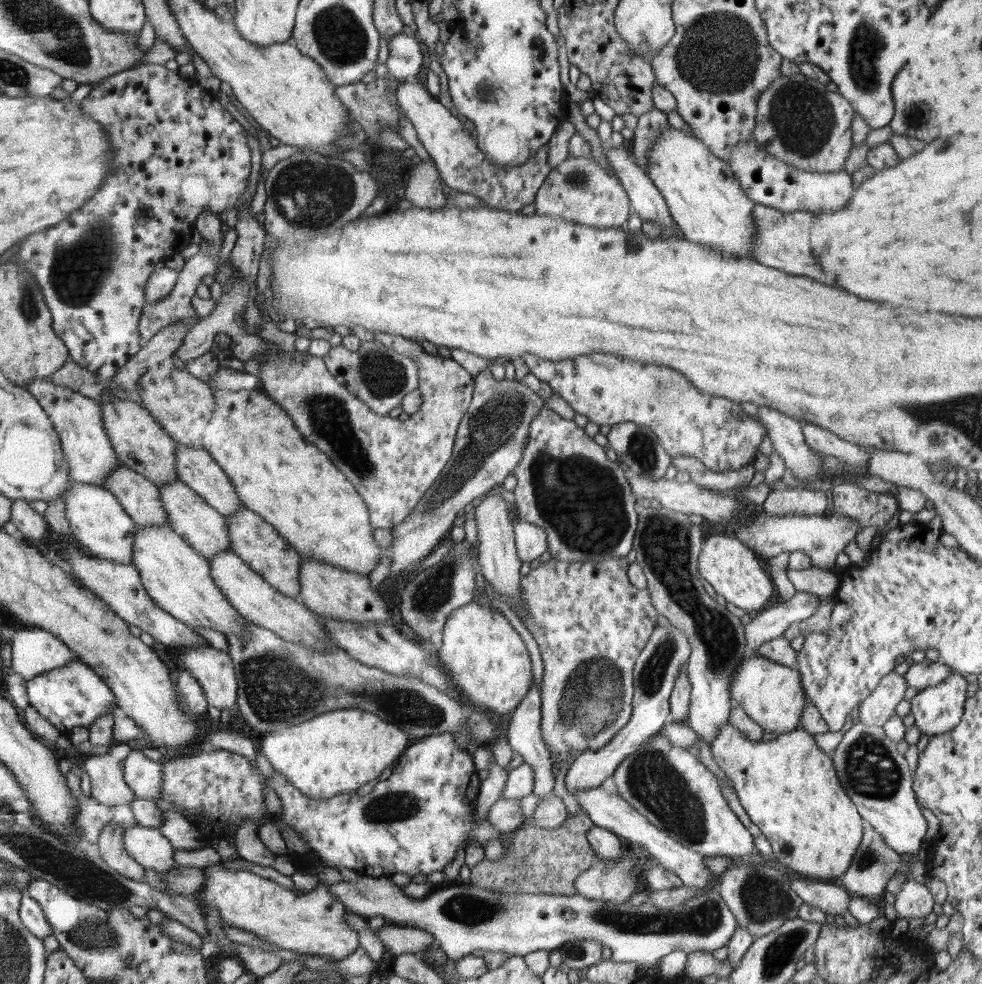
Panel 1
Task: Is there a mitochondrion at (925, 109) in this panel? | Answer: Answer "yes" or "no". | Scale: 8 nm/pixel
yes

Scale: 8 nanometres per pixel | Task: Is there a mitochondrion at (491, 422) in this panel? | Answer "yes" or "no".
yes

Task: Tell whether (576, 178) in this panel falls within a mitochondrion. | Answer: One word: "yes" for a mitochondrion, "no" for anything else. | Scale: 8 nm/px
yes

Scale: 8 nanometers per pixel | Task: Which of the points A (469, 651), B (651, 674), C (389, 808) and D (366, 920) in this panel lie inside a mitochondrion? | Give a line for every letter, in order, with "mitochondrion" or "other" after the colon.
A: other
B: mitochondrion
C: mitochondrion
D: other

